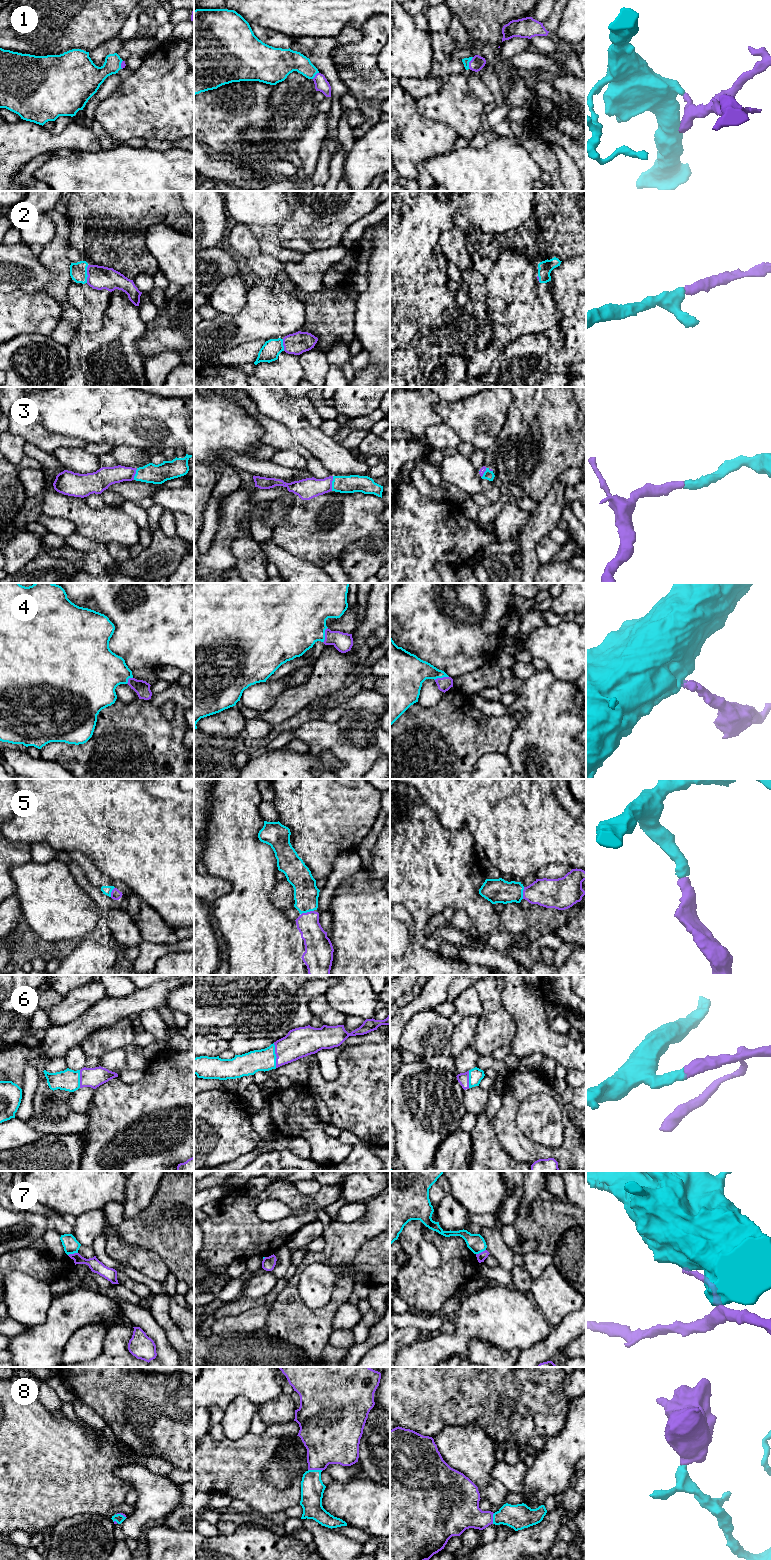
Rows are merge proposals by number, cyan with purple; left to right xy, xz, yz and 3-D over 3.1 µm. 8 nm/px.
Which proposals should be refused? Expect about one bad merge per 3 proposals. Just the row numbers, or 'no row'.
7

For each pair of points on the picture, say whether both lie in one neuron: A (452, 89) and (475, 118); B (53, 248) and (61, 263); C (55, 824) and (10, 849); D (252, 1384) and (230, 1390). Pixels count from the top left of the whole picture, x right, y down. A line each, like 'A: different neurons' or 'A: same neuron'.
A: same neuron
B: same neuron
C: different neurons
D: same neuron

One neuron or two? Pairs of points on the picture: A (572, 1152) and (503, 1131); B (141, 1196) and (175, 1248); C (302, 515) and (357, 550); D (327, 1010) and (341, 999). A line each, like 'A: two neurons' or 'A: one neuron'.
A: one neuron
B: two neurons
C: two neurons
D: two neurons

